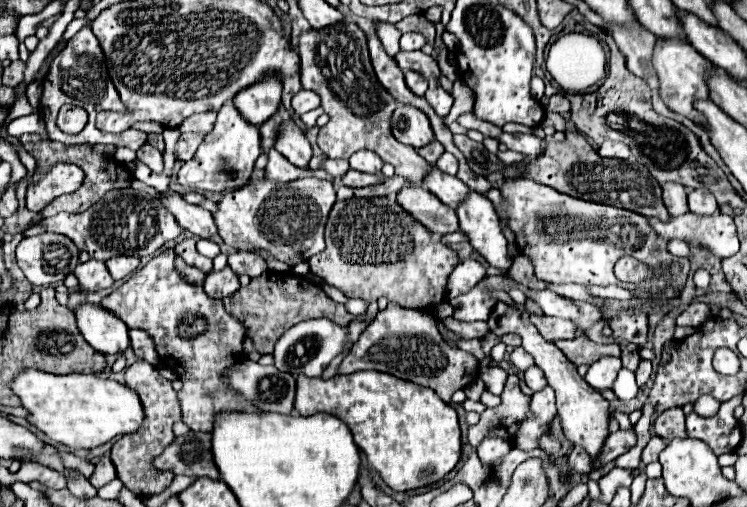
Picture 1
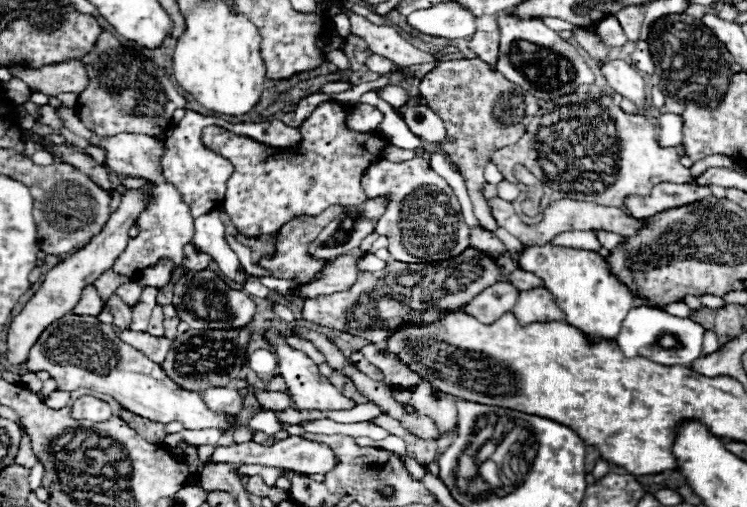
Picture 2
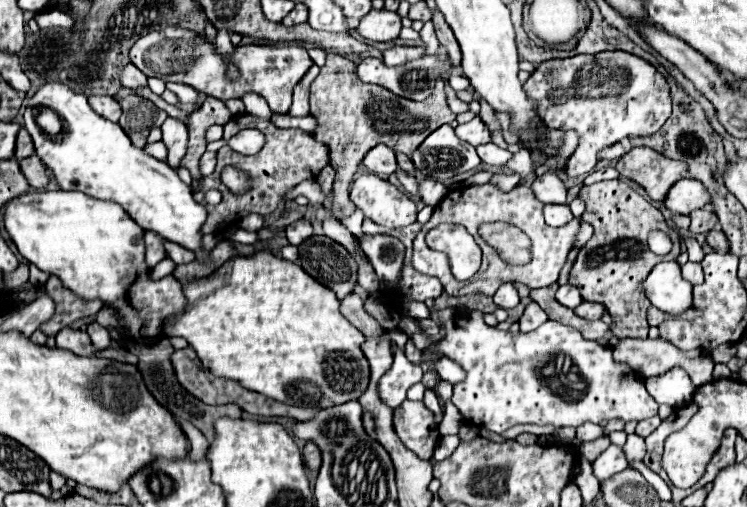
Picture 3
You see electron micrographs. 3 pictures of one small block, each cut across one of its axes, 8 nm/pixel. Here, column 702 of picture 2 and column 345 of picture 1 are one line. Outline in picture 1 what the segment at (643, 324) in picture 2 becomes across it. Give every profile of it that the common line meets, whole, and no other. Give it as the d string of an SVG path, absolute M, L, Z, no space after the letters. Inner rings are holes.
M314 318L314 320L300 322L300 324L292 326L290 330L286 330L282 334L282 338L276 342L274 352L272 352L274 366L278 370L290 372L294 376L304 374L308 378L318 378L324 372L324 368L332 362L332 358L344 350L346 334L348 334L348 328L342 328L334 322L330 322L328 318Z

